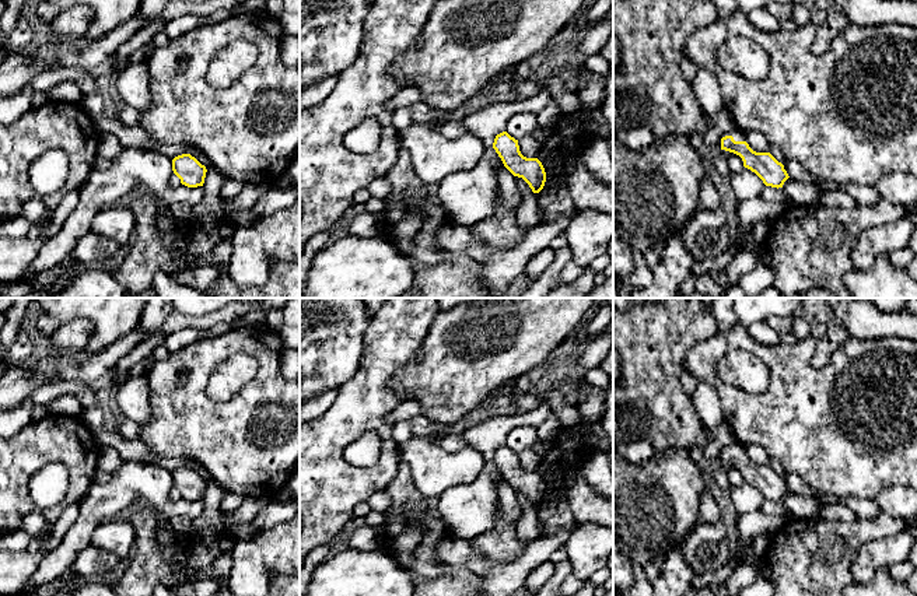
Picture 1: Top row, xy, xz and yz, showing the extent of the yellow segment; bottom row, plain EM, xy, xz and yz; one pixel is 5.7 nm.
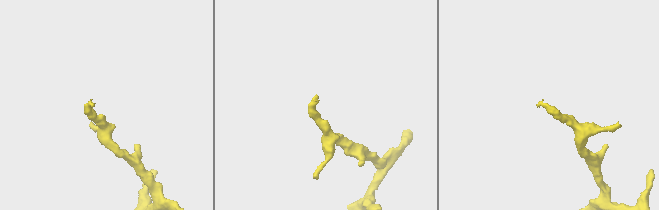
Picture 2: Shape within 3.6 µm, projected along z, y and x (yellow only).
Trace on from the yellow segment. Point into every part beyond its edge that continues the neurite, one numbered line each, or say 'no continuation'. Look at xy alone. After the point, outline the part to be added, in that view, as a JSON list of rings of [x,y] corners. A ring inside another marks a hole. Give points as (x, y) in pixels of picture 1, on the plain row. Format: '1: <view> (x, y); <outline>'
no continuation

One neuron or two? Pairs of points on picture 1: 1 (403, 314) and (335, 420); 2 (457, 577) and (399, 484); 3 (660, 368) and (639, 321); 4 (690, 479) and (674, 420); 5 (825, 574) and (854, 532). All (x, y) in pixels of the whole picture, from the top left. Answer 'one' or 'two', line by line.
1: one
2: two
3: one
4: two
5: one

